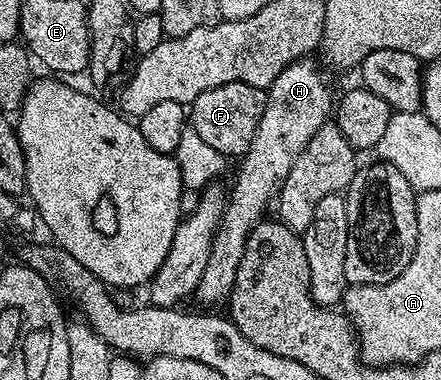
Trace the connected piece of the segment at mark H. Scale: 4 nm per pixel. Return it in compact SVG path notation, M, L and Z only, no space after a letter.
M300 60L289 64L273 80L271 86L266 87L267 103L265 113L261 115L261 124L257 124L257 136L253 136L253 144L247 149L246 154L242 155L239 166L239 175L235 178L235 183L229 186L229 197L223 207L223 219L219 225L219 230L215 234L215 239L209 252L209 264L205 264L205 273L201 275L201 284L197 284L194 292L196 299L200 298L203 302L221 302L230 299L231 290L237 280L237 268L241 264L241 256L245 252L247 237L250 236L253 228L258 222L264 221L267 210L267 201L274 199L283 187L283 182L289 176L297 156L305 152L305 144L313 135L328 125L329 119L333 114L333 98L331 102L331 86L327 83L325 75L319 71L319 66L315 60Z

